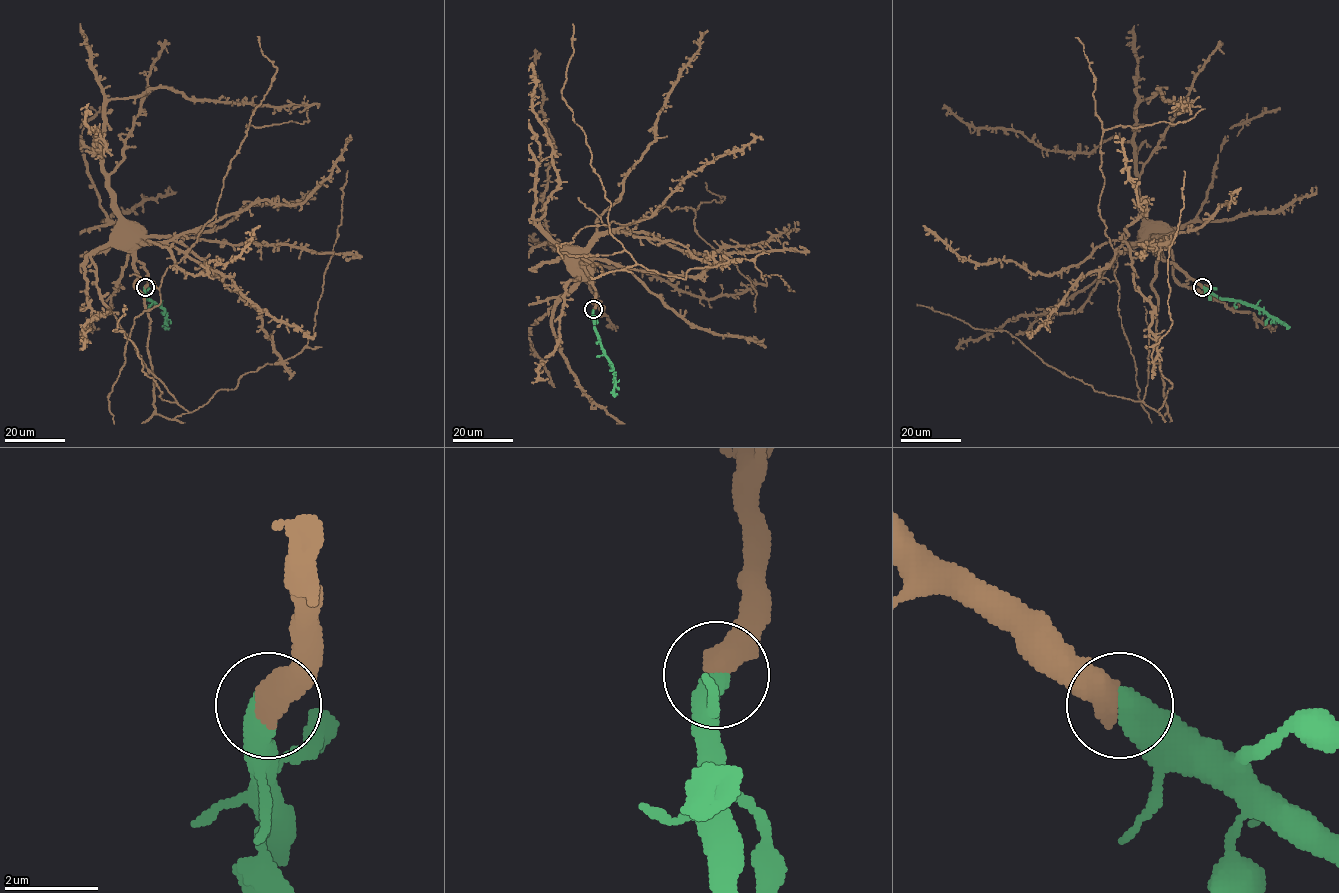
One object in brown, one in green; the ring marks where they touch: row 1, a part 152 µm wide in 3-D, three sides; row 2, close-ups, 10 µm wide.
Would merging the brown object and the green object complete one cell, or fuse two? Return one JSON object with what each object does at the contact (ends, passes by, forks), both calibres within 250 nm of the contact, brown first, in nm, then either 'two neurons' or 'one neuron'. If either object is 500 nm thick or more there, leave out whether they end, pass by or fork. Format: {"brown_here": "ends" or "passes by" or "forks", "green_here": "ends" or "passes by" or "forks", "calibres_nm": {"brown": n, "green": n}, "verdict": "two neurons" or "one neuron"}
{"calibres_nm": {"brown": 600, "green": 600}, "verdict": "one neuron"}

